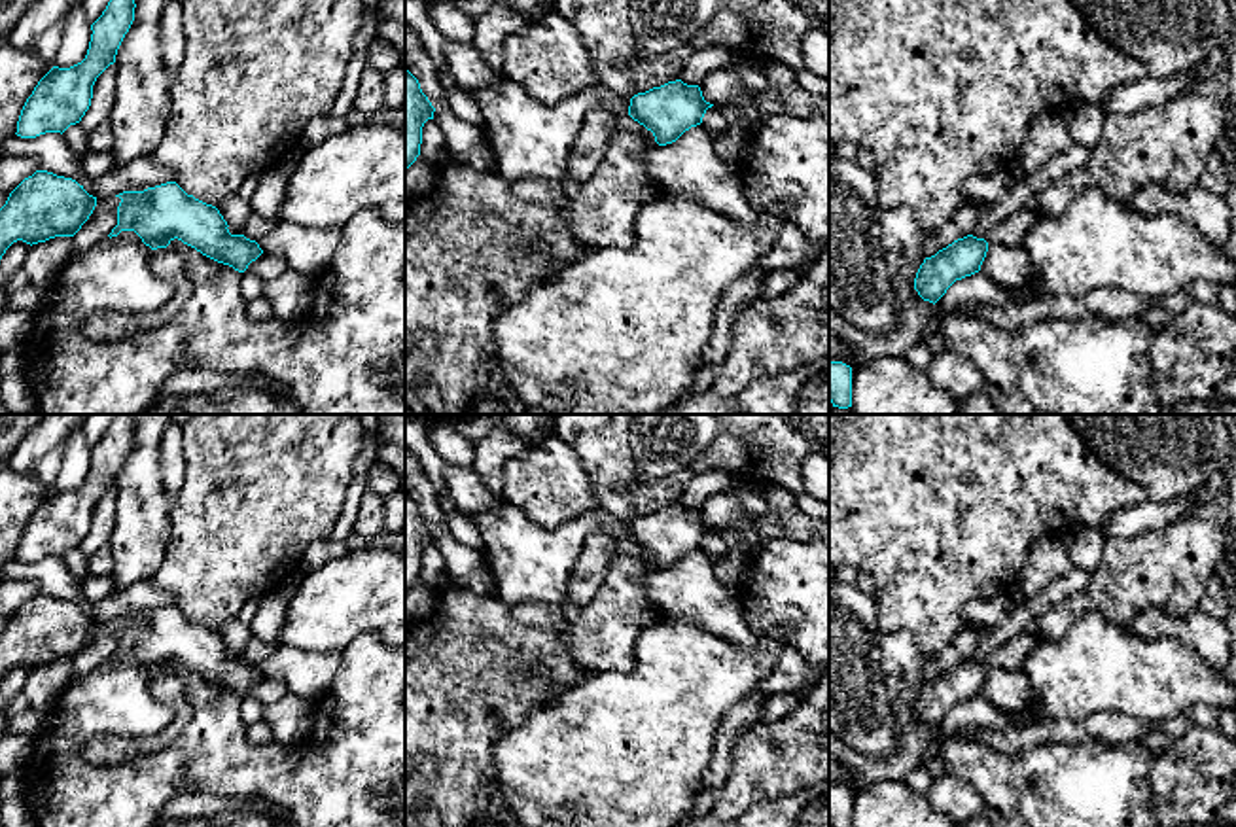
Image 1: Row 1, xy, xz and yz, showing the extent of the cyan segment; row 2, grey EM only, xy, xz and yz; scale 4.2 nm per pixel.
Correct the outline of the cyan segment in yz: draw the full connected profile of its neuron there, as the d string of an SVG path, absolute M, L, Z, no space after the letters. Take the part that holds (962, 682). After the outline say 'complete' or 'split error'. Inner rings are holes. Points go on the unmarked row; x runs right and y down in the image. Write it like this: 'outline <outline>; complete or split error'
outline M967 659L954 664L924 683L914 702L914 713L924 725L935 729L956 704L980 695L986 676L988 666L984 662Z; complete

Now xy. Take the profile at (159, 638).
outline M176 606L144 615L123 615L117 649L108 659L134 655L151 674L167 672L174 662L203 679L244 696L263 674L244 659L231 659L229 649L212 628L187 619Z; complete

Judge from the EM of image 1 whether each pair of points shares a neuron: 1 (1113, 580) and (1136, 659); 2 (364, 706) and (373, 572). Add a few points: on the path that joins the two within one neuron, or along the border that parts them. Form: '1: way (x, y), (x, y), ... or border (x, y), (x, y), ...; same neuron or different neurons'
1: border (1079, 617), (1096, 612), (1123, 629); different neurons
2: border (385, 642), (373, 633), (360, 633), (341, 651); different neurons

